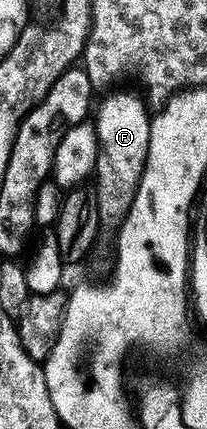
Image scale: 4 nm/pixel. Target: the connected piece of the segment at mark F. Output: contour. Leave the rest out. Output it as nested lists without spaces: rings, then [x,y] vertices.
[[[117,93],[104,95],[107,97],[100,104],[98,101],[97,111],[94,113],[96,116],[93,116],[95,133],[99,139],[99,153],[93,173],[93,191],[99,215],[99,235],[103,238],[114,237],[125,222],[135,201],[149,154],[152,113],[148,105],[140,97],[139,101],[131,94]]]

